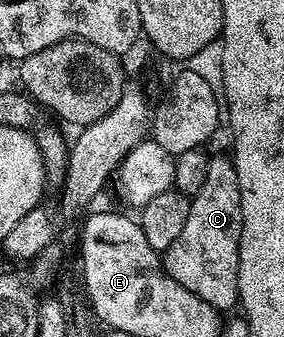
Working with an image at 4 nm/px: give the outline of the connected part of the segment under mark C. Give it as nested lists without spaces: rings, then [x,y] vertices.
[[[208,157],[205,181],[190,199],[185,228],[162,255],[164,270],[177,284],[192,287],[197,296],[226,312],[239,302],[239,241],[241,240],[241,188],[230,157]]]

